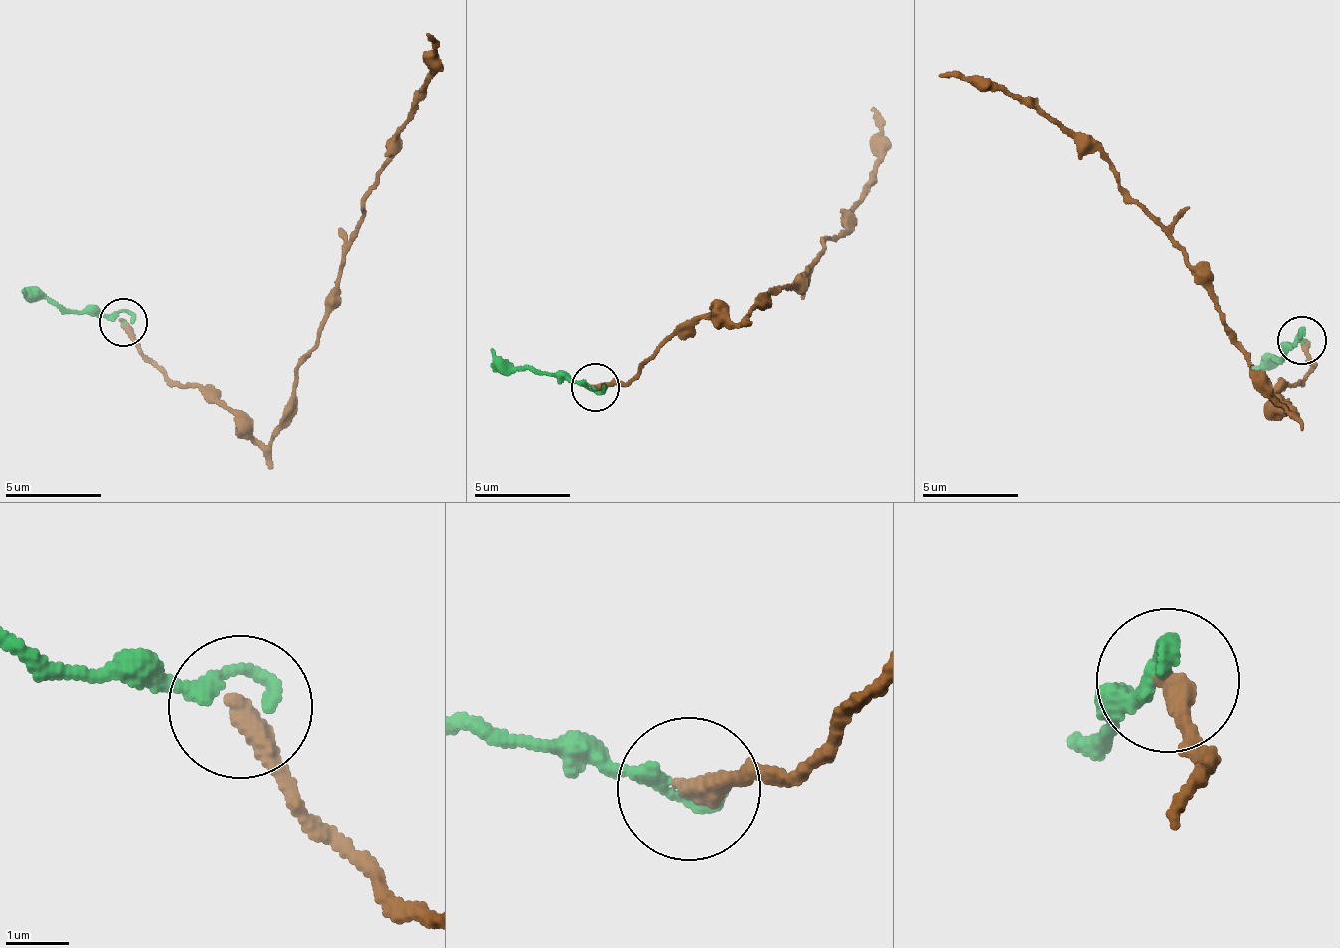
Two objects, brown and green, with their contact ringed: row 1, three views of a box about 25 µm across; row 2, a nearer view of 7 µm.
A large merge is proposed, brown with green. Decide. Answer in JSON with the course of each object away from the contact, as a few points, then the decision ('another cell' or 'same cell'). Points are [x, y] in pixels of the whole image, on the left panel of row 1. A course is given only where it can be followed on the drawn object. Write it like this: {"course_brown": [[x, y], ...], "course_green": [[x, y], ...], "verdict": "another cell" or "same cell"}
{"course_brown": [[122, 322], [160, 371], [267, 442], [341, 253], [431, 72], [424, 31]], "course_green": [[122, 322], [37, 298], [23, 290]], "verdict": "another cell"}

